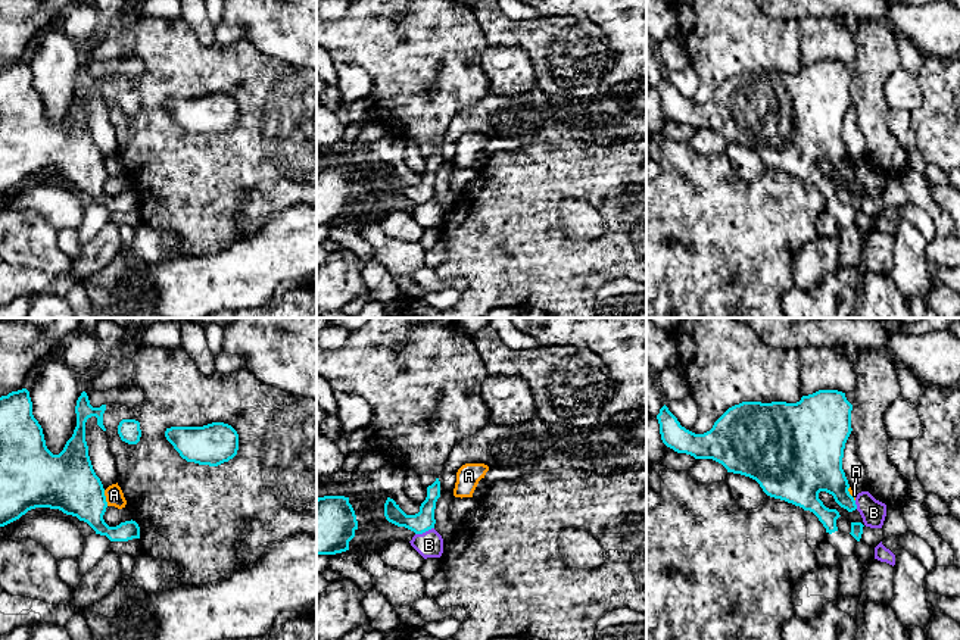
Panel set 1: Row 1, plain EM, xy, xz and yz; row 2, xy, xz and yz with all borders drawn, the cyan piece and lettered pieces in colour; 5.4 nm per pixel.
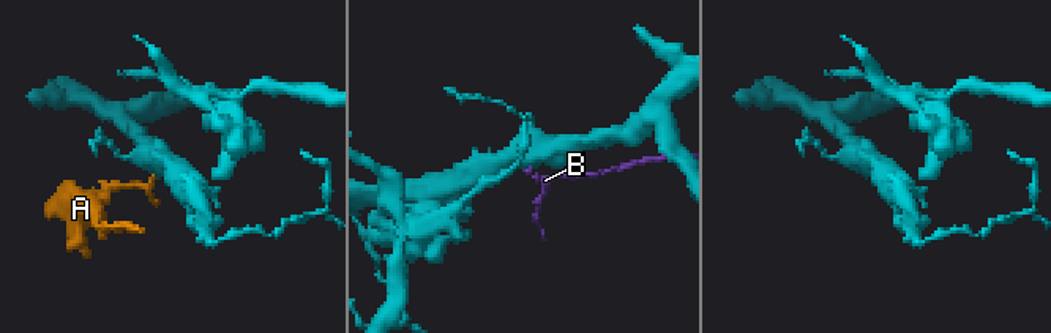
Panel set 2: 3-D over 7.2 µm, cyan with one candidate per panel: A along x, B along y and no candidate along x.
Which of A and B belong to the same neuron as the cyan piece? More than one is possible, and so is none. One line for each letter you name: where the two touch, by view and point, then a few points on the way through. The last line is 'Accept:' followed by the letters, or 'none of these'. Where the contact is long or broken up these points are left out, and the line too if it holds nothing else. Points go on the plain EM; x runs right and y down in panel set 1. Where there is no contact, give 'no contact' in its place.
Accept: none of these

